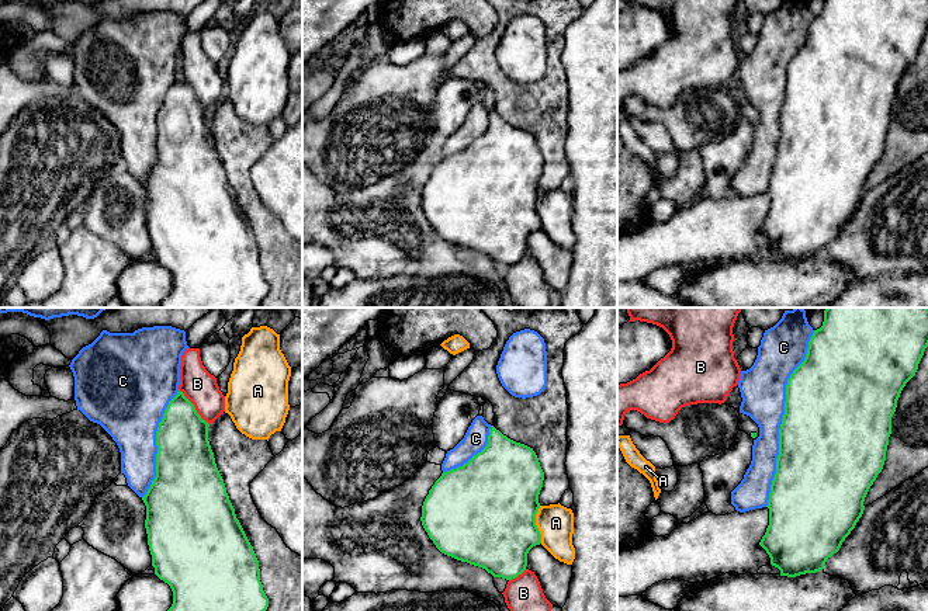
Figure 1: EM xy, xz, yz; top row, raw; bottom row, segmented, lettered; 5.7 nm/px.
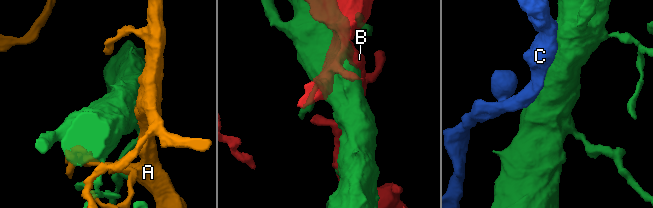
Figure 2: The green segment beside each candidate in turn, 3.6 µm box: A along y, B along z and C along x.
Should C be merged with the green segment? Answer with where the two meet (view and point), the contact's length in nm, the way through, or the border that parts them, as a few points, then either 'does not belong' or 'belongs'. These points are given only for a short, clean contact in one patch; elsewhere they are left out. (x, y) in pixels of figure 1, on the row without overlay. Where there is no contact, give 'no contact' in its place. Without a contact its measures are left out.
contact yz (782, 104); length 1050 nm; does not belong

